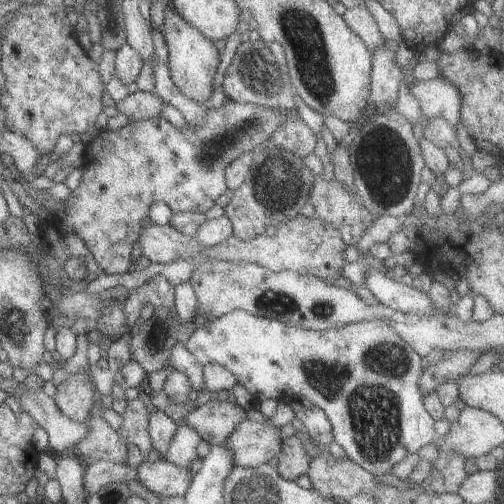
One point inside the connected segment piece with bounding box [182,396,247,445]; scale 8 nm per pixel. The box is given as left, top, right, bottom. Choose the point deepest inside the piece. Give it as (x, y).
(214, 421)

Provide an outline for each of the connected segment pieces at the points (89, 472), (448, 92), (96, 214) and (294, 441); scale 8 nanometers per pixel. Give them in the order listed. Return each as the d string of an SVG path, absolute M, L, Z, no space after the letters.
M100 460L86 465L82 483L86 496L98 493L100 488L111 483L123 483L137 480L136 468L127 463Z
M442 78L427 79L416 81L406 88L418 100L422 115L430 119L444 118L456 132L462 98L451 83Z
M231 99L224 100L224 103L220 108L214 108L210 104L206 105L207 108L207 121L204 121L201 125L188 124L184 128L175 128L168 120L161 116L151 117L150 119L141 119L140 121L130 121L127 126L116 130L116 132L108 131L102 128L99 135L95 137L92 144L85 148L84 164L80 168L84 171L80 185L76 190L72 191L70 197L66 200L67 204L58 212L58 216L68 227L74 230L75 234L84 242L84 245L88 248L91 256L95 259L98 267L110 275L123 274L133 269L135 265L131 262L131 252L133 245L139 236L139 231L144 221L147 220L148 210L157 201L164 202L170 211L174 213L182 212L194 212L194 213L206 213L214 205L216 205L216 199L219 196L224 195L227 191L227 185L225 182L225 169L230 162L233 162L241 155L250 153L257 148L260 148L264 142L268 141L278 130L281 124L281 113L277 109L270 109L263 105L256 105L255 103L240 103Z
M296 435L283 440L278 458L278 473L283 479L296 481L309 468L310 456Z

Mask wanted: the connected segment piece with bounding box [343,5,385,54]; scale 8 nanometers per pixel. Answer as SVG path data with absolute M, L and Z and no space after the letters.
M359 5L358 7L347 8L343 18L349 30L352 30L352 33L364 42L364 45L372 54L378 47L384 45L385 41L378 31L374 18L366 7Z

